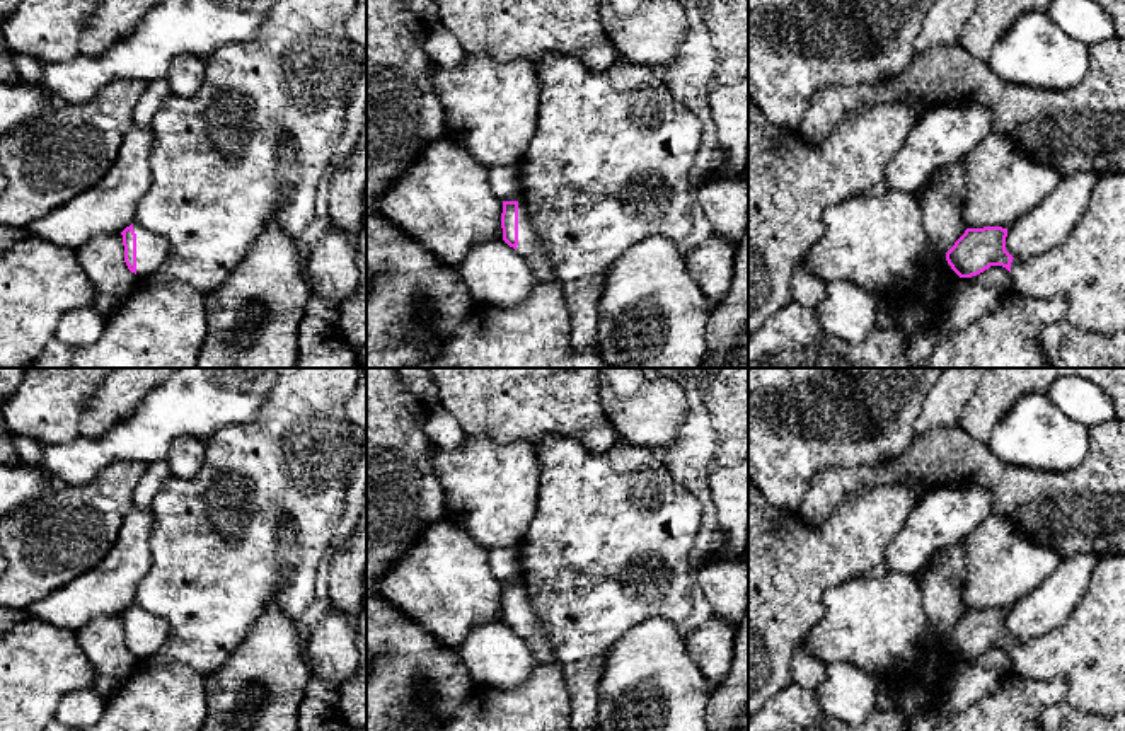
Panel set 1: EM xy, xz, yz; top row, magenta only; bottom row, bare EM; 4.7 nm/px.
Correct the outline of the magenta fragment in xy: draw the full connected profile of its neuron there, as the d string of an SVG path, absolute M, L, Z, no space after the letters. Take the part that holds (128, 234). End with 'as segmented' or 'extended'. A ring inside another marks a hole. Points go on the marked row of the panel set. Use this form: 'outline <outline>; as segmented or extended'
outline M133 222L123 232L124 262L138 279L150 276L169 257L169 242Z; extended

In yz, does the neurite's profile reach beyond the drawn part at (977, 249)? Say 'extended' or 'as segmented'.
extended

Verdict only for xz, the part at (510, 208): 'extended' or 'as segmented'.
extended

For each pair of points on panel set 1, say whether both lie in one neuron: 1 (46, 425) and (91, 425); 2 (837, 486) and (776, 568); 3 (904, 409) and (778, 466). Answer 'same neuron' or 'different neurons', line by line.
1: different neurons
2: different neurons
3: same neuron

